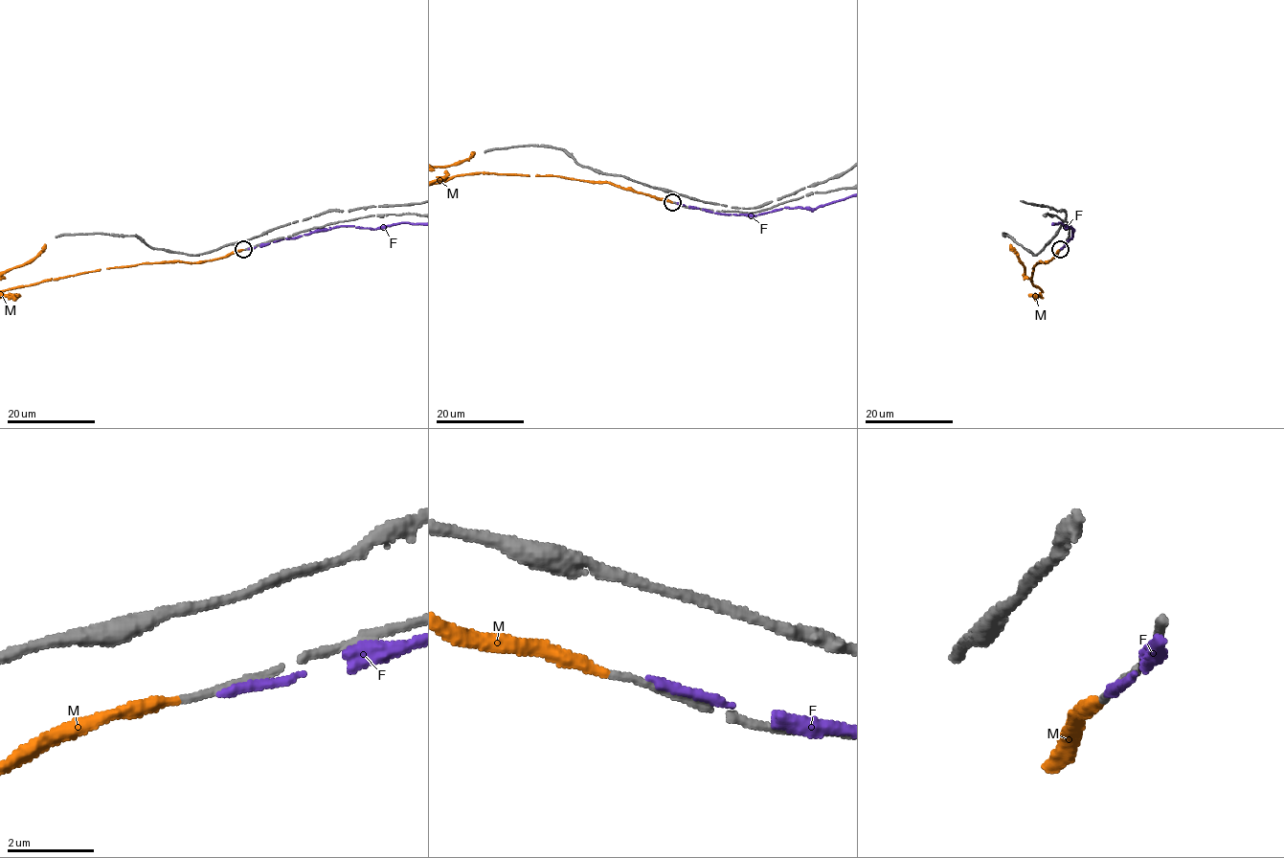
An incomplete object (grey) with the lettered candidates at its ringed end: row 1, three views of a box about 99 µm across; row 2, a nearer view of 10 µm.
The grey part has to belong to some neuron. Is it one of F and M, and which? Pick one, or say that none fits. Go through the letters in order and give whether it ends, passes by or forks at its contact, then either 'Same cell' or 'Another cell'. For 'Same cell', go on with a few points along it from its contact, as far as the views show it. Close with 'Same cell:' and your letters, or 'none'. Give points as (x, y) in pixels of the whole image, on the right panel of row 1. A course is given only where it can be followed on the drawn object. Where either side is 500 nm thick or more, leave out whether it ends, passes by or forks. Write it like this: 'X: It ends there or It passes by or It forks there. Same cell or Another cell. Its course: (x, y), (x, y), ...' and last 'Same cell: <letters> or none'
F: It ends there. Another cell
M: It ends there. Same cell
Same cell: M

